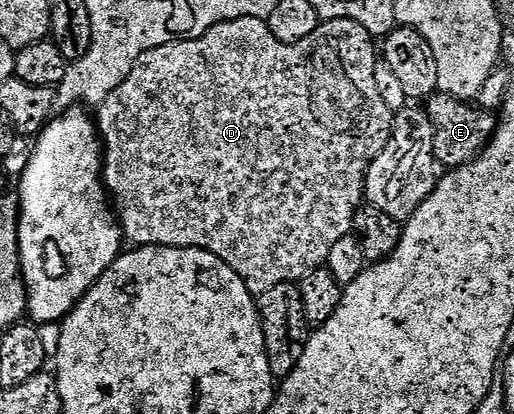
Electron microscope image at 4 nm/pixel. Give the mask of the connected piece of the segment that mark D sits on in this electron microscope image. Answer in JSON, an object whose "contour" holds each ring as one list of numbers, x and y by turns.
{"contour":[[243,17,242,19,218,23,212,27,210,31,206,31,206,35,202,35,198,39,166,43,162,47,154,47,150,51,143,53,134,63,134,67,129,71,126,80,123,81,106,100,99,102,98,105,98,109,100,109,100,117,98,113,100,140,106,150,104,155,104,184,110,194,111,200,114,202,114,209,118,214,120,227,124,231,125,238,136,247,141,245,161,245,162,247,194,247,195,249,210,251,214,255,218,255,218,259,222,259,230,267,234,267,234,271,238,271,238,275,246,283,246,287,253,295,270,291,270,287,278,287,287,281,299,283,304,277,314,272,315,269,321,268,321,266,327,262,334,243,338,243,338,239,347,237,353,232,356,213,366,201,364,184,366,183,367,172,370,171,371,164,374,163,375,157,383,151,388,140,392,137,394,111,390,107,386,107,386,99,382,99,382,94,378,91,378,79,376,78,377,60,377,42,371,34,368,33,366,27,360,26,358,22,352,21,349,18,325,20,318,25,313,34,306,36,300,42,282,43,281,39,276,39,271,33,271,27,265,18]]}

